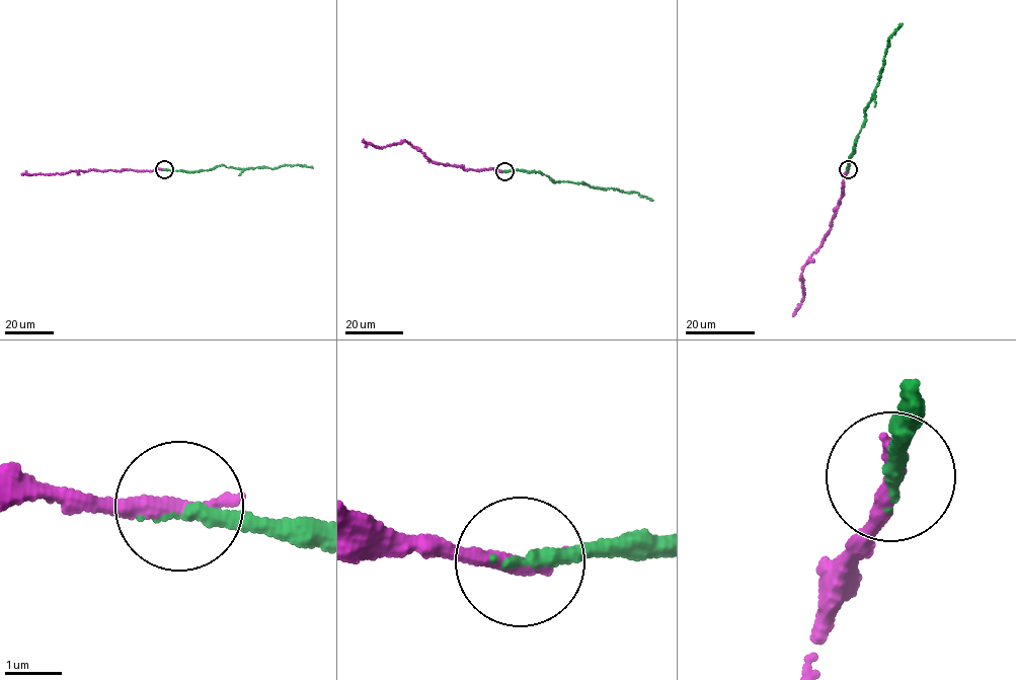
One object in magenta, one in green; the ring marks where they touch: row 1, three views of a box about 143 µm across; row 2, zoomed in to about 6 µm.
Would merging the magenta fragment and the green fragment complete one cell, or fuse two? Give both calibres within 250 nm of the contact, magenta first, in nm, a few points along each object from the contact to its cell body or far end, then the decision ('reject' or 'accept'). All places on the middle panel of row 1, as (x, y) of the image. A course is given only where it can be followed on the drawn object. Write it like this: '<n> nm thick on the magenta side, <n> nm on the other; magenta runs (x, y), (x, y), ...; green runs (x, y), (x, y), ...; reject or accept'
360 nm thick on the magenta side, 260 nm on the other; magenta runs (504, 171), (490, 167), (465, 169), (433, 162), (404, 141), (380, 147), (363, 139); green runs (504, 171), (538, 172), (555, 181), (635, 192), (652, 201); accept

